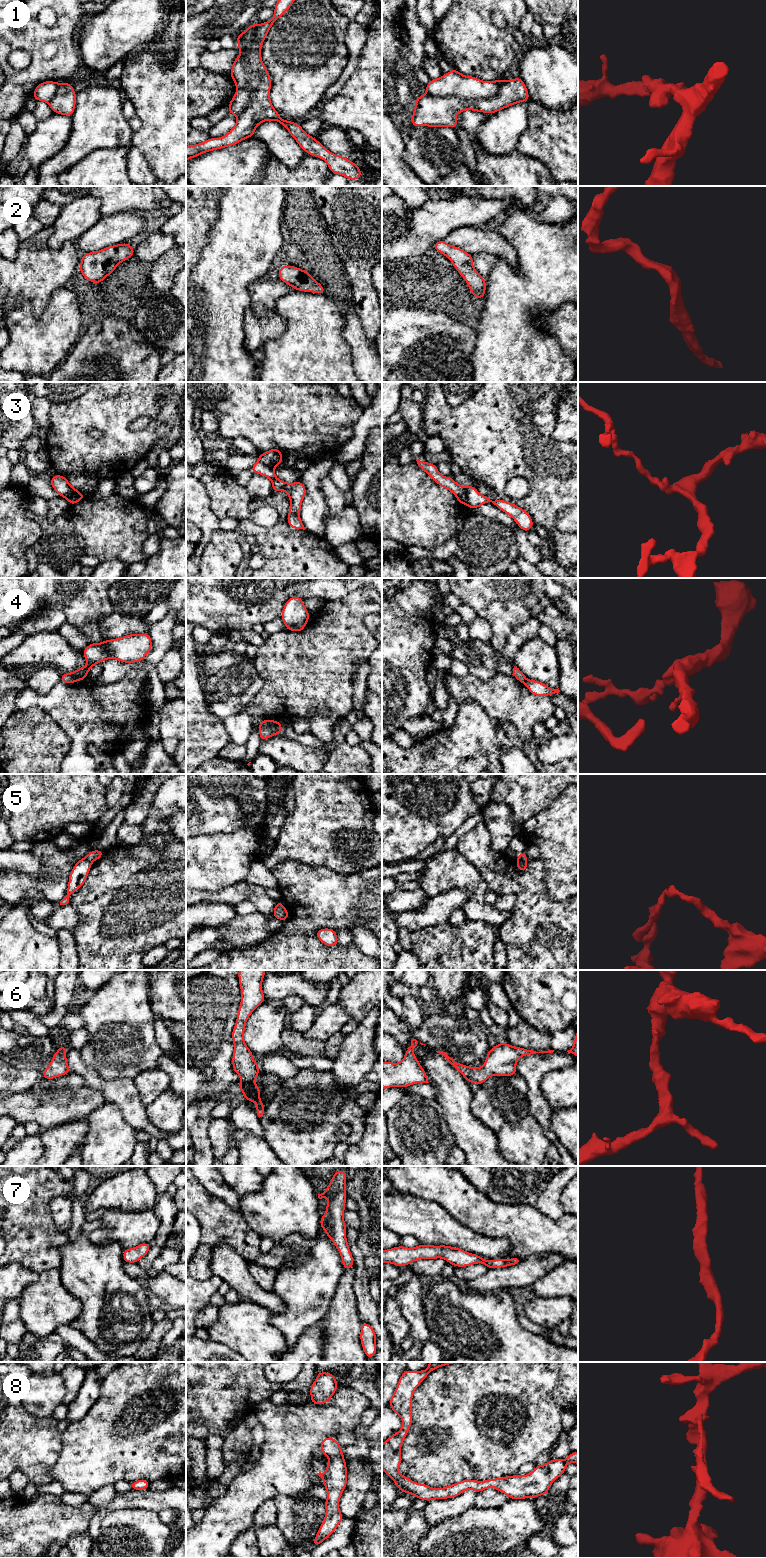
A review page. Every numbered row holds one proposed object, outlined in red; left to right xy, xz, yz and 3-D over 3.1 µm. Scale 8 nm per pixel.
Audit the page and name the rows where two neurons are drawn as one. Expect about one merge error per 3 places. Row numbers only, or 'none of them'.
1, 3, 4, 5

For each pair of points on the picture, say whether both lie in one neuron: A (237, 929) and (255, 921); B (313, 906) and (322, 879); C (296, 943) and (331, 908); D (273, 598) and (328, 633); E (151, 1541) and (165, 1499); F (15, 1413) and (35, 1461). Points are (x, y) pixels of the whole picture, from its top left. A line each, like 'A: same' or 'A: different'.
A: same
B: same
C: different
D: different
E: different
F: same

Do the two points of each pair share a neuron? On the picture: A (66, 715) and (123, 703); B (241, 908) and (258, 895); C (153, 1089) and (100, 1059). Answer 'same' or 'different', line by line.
A: same
B: different
C: different

